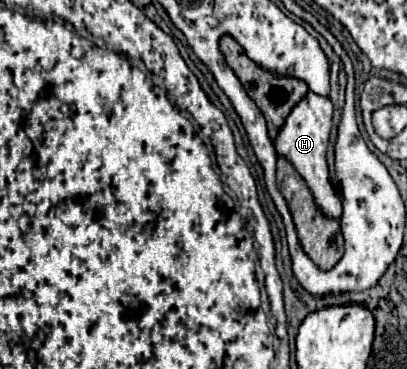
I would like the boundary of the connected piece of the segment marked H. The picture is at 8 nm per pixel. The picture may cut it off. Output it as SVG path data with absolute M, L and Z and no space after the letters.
M307 92L305 98L293 106L293 110L285 118L285 124L281 126L281 130L273 142L275 142L275 150L279 152L279 156L285 156L297 168L297 172L305 178L321 212L329 218L339 218L341 216L341 198L335 194L333 186L329 182L329 168L327 168L327 158L325 158L327 146L329 146L331 118L333 118L331 100L327 96Z

